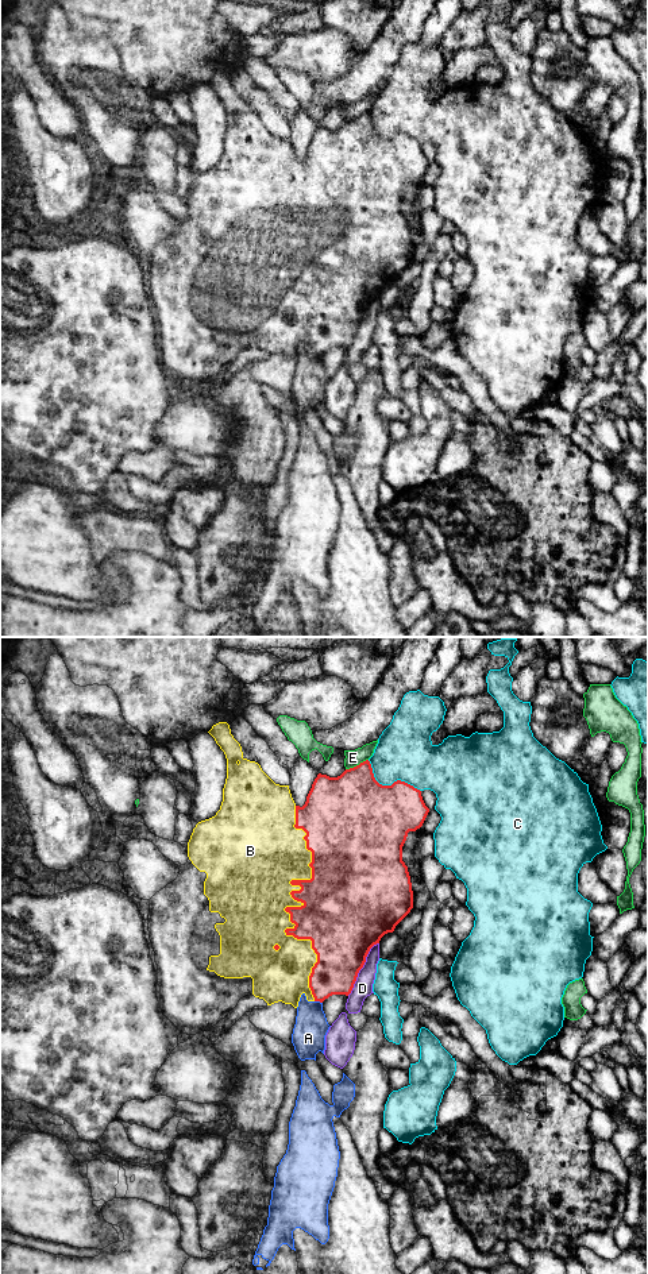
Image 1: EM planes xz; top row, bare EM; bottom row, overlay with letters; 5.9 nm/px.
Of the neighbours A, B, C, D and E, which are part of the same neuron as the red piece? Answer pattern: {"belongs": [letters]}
{"belongs": ["B"]}

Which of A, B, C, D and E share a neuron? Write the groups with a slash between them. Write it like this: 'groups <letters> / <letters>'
groups A / B / C / D / E

